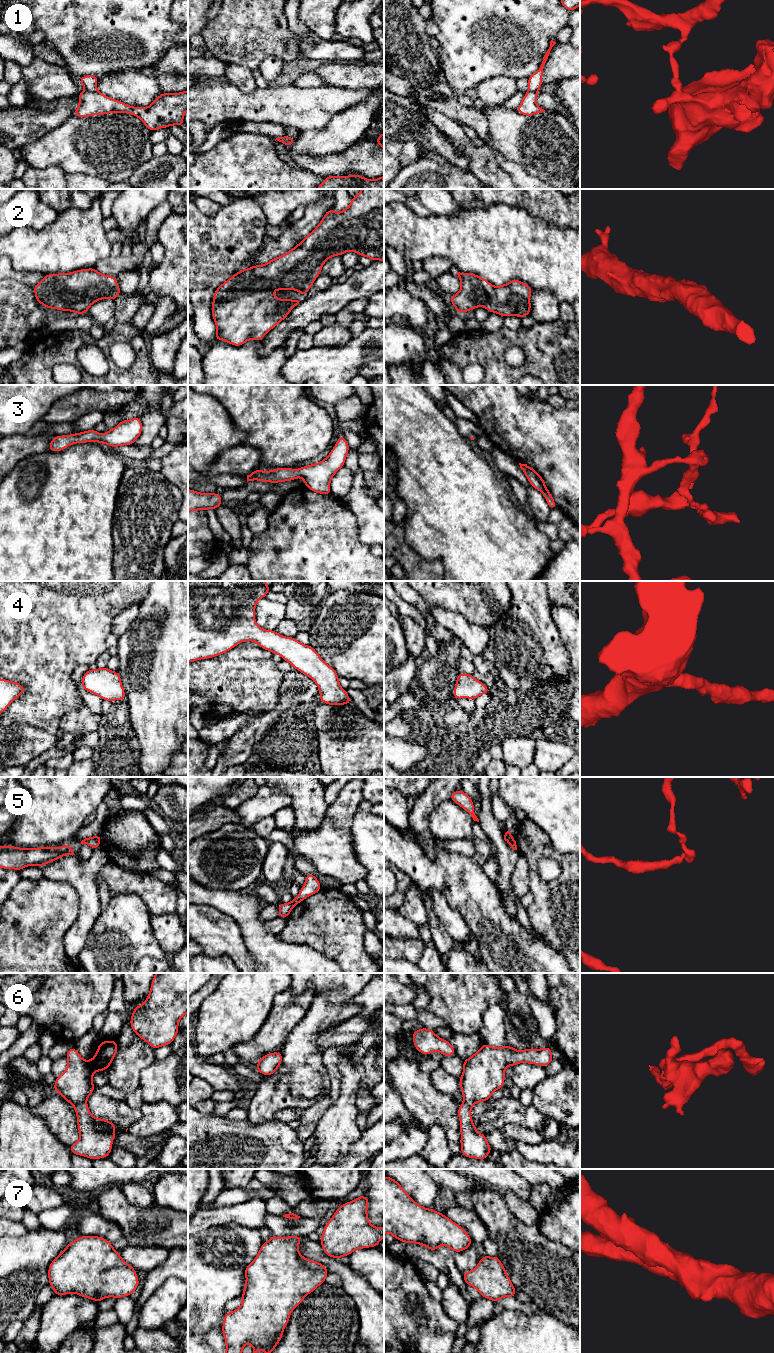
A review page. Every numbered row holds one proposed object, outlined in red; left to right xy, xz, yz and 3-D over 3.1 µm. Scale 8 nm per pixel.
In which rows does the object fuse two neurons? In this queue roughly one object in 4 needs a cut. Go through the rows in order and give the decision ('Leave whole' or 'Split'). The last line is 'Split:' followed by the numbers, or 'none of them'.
1: Split
2: Leave whole
3: Leave whole
4: Leave whole
5: Split
6: Leave whole
7: Leave whole
Split: 1, 5

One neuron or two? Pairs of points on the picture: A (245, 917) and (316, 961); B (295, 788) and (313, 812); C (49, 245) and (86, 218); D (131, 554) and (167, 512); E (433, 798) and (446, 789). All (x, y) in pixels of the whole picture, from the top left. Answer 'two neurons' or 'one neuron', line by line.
A: one neuron
B: one neuron
C: one neuron
D: one neuron
E: one neuron

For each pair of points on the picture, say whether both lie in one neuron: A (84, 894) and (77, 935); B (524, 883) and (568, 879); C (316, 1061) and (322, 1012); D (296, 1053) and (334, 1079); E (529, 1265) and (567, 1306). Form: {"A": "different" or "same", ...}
{"A": "same", "B": "different", "C": "same", "D": "different", "E": "same"}

